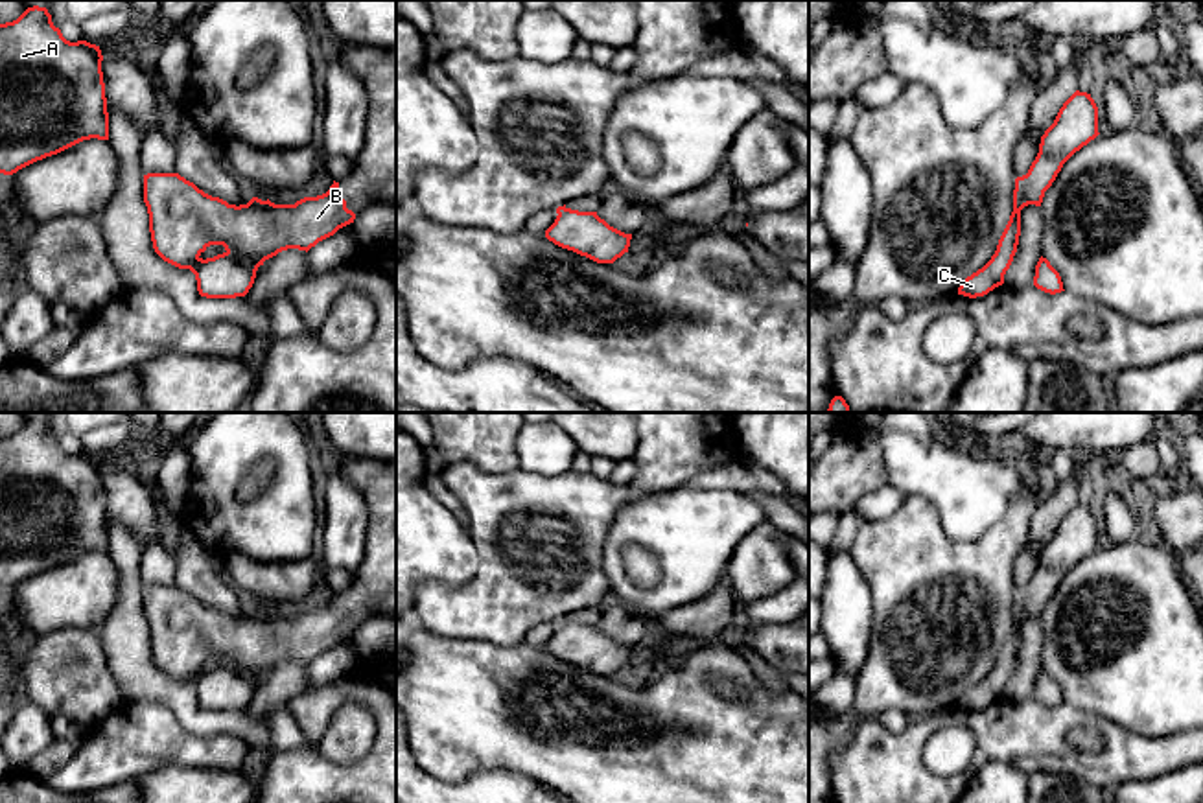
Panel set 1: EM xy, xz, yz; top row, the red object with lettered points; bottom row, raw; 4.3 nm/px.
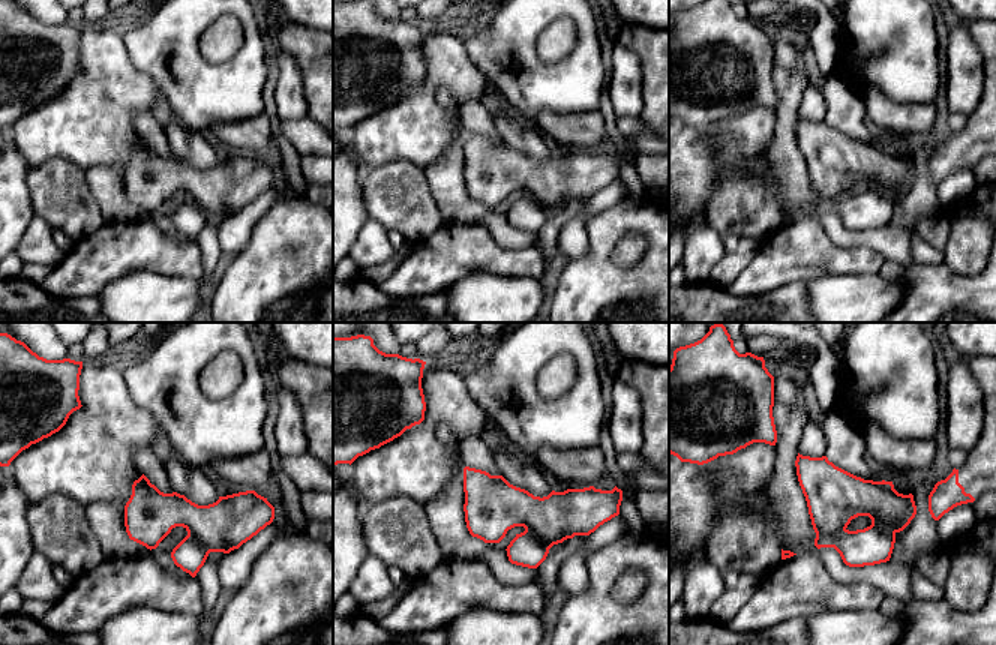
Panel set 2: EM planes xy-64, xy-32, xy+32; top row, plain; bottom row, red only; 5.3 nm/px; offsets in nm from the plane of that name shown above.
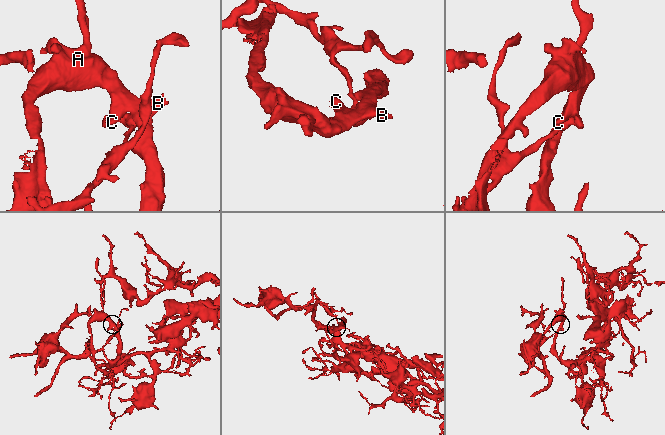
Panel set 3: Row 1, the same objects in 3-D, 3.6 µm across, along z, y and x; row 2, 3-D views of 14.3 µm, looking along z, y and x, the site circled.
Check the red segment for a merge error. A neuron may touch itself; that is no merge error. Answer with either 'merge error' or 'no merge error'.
merge error

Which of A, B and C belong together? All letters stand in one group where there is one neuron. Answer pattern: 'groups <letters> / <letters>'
groups A B / C

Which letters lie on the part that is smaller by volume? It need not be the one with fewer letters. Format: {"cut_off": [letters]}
{"cut_off": ["C"]}

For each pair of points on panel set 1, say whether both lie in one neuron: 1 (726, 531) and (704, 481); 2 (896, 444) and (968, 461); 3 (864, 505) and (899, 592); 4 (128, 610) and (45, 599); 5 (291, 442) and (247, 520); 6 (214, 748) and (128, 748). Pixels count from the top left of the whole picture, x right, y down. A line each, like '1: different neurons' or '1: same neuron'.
1: different neurons
2: same neuron
3: different neurons
4: different neurons
5: same neuron
6: same neuron

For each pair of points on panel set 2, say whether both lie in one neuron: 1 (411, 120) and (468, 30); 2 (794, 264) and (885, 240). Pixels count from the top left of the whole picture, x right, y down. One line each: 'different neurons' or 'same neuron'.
1: different neurons
2: different neurons

